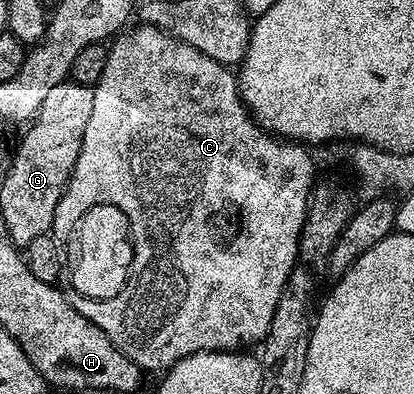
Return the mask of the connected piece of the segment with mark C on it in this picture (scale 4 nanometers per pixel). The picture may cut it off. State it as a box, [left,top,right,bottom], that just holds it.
[52,22,316,374]

